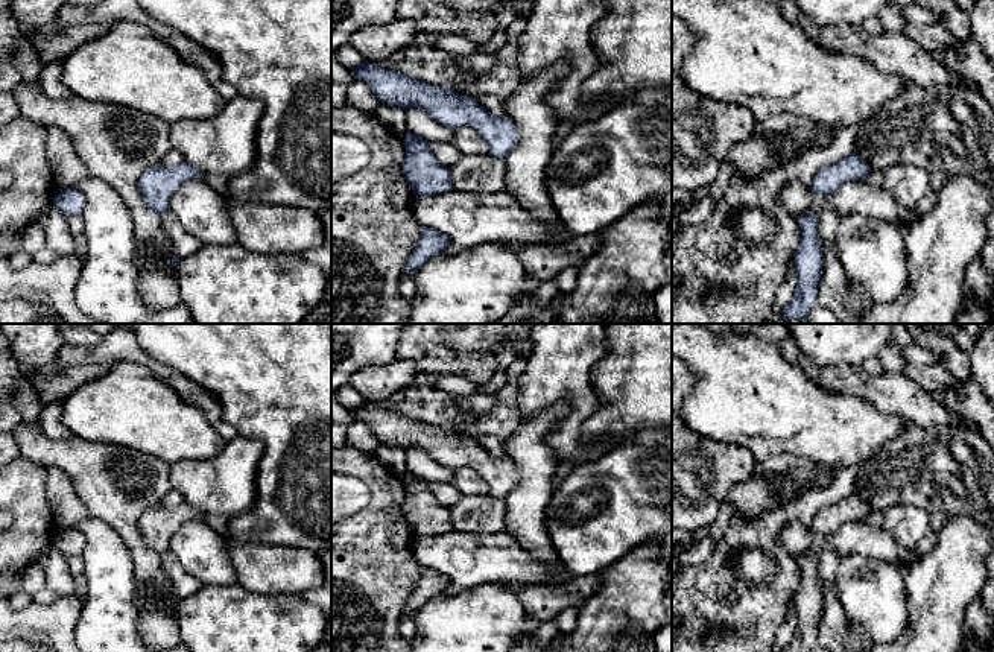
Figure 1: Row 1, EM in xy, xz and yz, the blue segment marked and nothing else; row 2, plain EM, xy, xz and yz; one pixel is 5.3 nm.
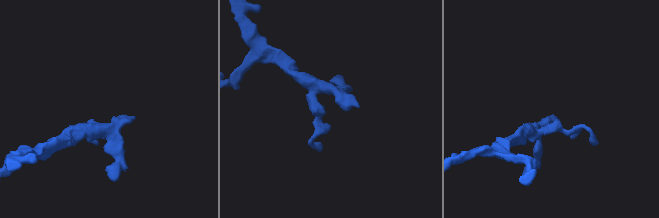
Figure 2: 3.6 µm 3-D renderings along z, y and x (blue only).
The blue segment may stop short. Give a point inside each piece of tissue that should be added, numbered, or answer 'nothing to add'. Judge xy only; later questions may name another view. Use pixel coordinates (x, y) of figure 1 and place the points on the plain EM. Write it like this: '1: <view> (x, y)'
nothing to add

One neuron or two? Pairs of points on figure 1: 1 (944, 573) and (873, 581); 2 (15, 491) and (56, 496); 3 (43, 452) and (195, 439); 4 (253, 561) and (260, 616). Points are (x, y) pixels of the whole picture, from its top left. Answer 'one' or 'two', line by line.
1: two
2: two
3: two
4: two

